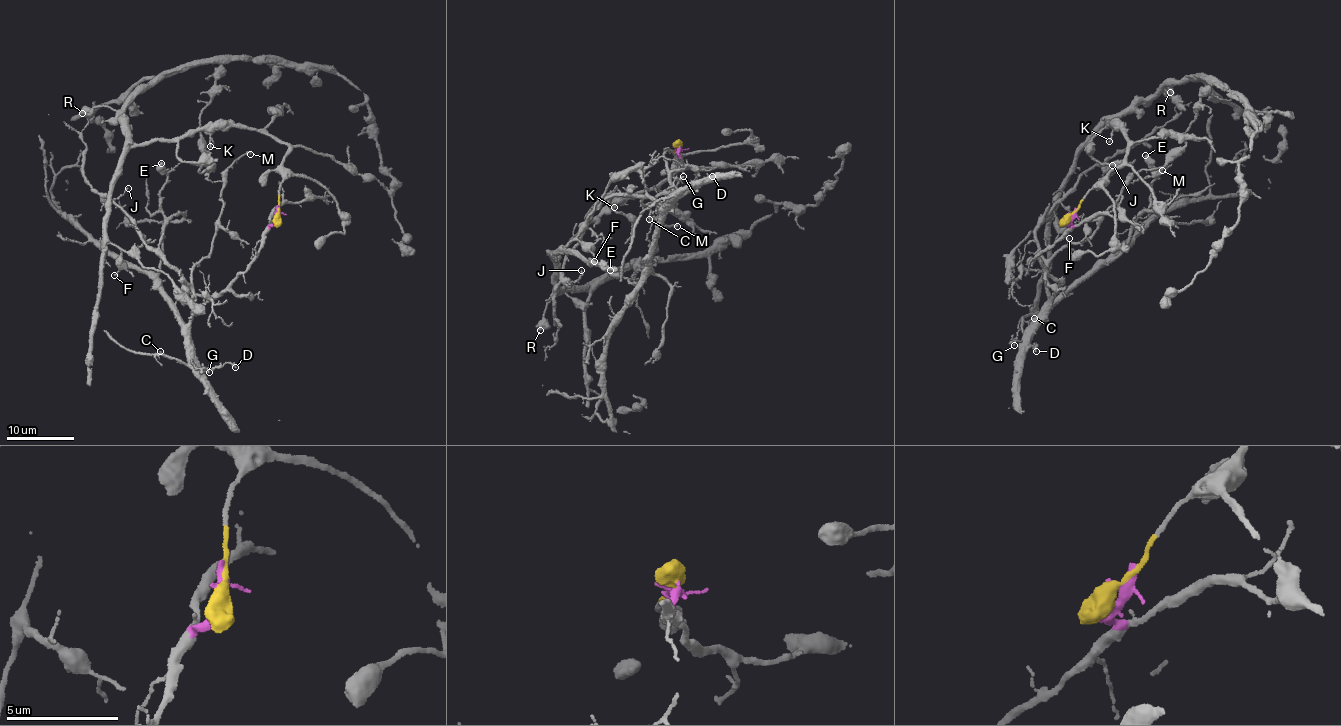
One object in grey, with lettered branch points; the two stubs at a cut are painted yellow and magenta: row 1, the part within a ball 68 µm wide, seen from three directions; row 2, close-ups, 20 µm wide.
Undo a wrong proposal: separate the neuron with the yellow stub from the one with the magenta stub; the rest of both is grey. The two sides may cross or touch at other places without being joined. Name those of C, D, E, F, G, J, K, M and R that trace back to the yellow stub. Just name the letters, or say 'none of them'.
F, K, R

